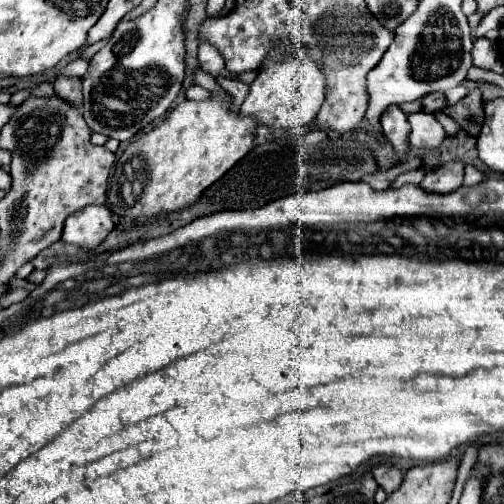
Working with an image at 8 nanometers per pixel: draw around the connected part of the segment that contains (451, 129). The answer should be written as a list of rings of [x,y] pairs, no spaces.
[[[436,112],[434,116],[440,120],[440,124],[444,126],[444,130],[446,130],[446,134],[448,134],[448,136],[456,136],[456,134],[460,132],[458,122],[456,122],[456,120],[452,120],[450,116],[446,116],[446,114],[442,114],[442,112]]]

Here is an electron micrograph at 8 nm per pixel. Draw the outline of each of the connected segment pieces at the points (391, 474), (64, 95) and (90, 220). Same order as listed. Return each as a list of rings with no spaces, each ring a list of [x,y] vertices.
[[[378,464],[372,468],[372,474],[374,474],[378,486],[382,486],[386,490],[386,494],[392,494],[394,490],[398,490],[398,486],[402,482],[402,472],[396,466]]]
[[[60,76],[54,82],[54,90],[68,104],[74,104],[74,106],[82,104],[82,80],[80,78],[62,78]]]
[[[86,206],[66,218],[62,240],[94,252],[108,238],[112,228],[114,222],[106,206]]]

